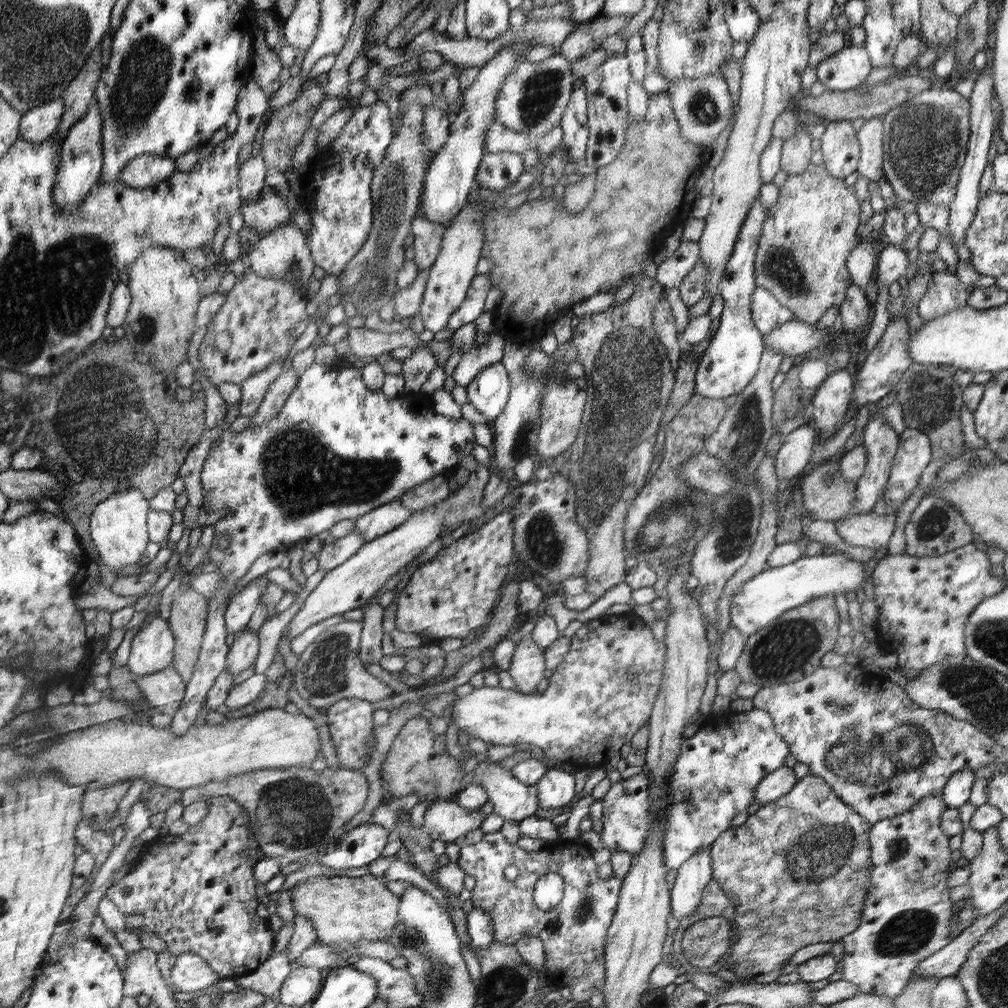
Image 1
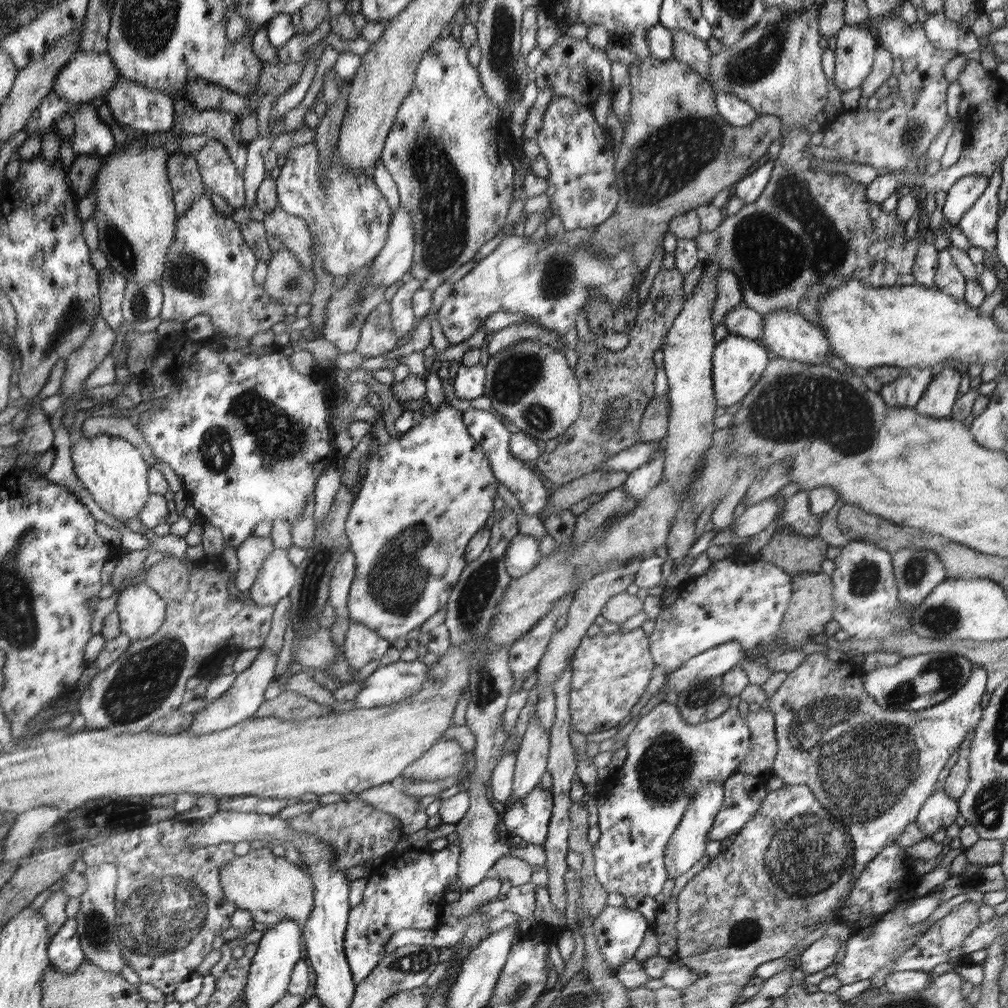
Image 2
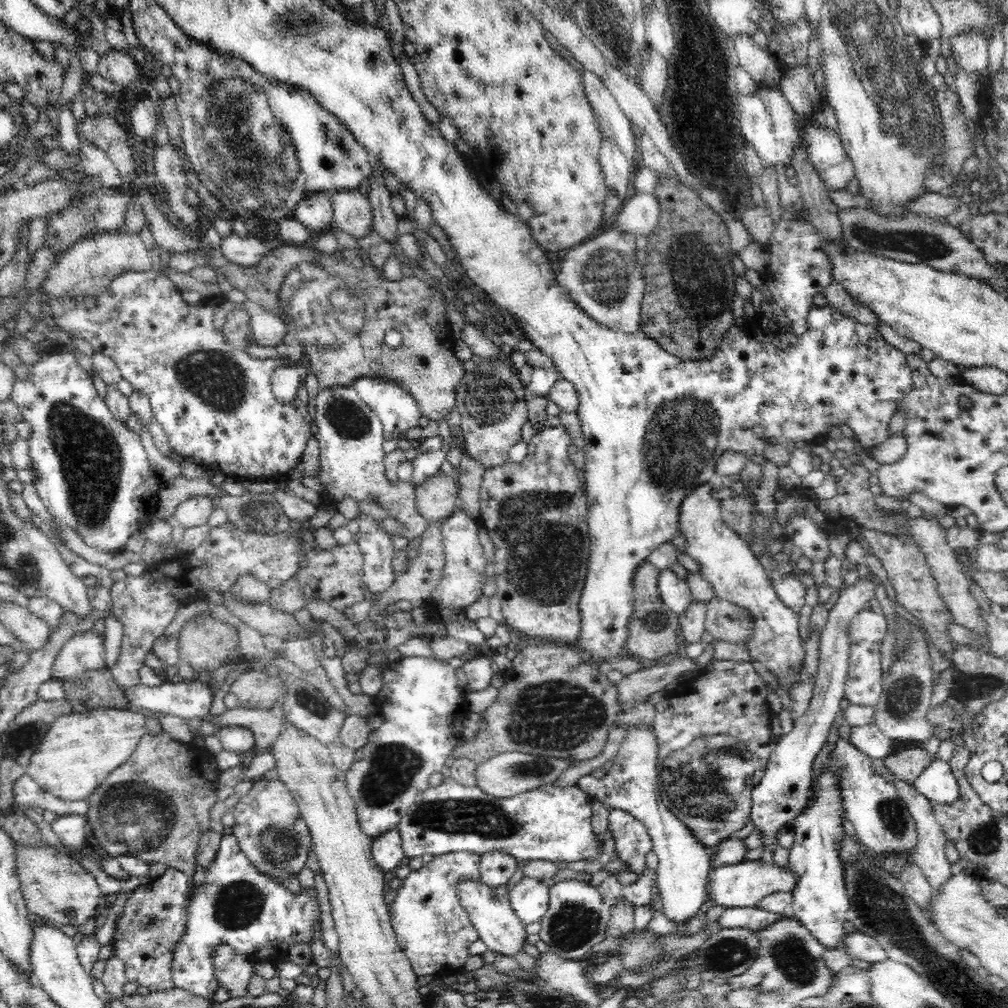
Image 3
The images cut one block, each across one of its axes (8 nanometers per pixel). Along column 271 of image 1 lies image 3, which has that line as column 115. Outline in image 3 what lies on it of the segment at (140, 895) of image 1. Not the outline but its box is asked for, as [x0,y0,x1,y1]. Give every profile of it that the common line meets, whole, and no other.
[112,867,192,992]

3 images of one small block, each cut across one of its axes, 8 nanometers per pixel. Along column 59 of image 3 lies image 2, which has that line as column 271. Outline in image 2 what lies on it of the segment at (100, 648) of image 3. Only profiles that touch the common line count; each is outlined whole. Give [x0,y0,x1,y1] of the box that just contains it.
[188,649,278,736]

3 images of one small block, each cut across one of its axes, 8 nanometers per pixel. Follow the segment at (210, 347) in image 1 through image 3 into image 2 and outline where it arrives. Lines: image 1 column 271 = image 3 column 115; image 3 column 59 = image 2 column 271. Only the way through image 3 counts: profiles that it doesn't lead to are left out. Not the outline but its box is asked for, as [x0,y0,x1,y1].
[146,194,286,344]

